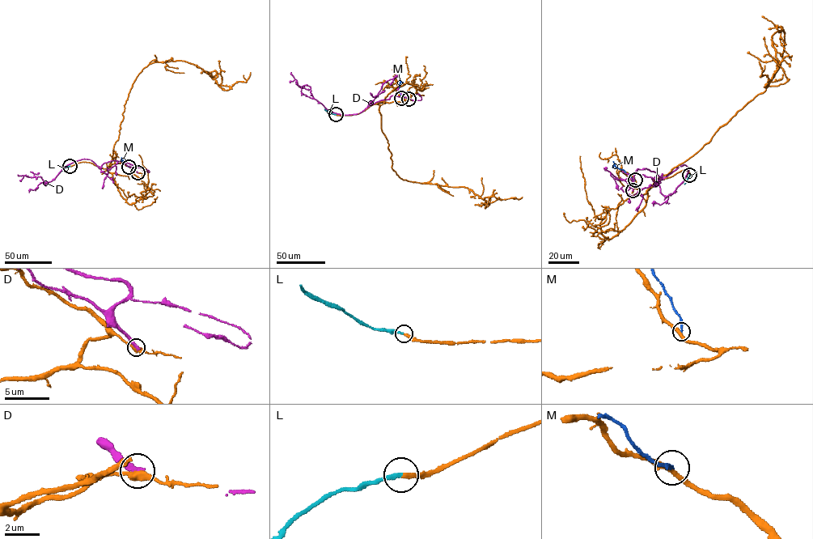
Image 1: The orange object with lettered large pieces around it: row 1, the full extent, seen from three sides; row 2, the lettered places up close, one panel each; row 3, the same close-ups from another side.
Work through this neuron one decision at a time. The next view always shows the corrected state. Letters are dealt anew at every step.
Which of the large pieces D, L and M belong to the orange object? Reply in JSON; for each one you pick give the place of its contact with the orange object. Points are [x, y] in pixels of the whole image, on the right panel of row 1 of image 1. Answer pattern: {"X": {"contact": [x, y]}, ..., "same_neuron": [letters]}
{"L": {"contact": [689, 175]}, "same_neuron": ["L"]}

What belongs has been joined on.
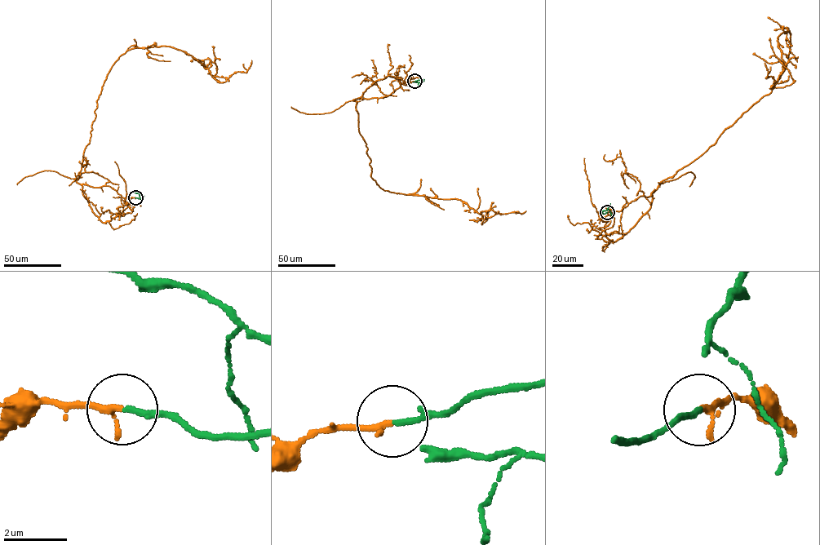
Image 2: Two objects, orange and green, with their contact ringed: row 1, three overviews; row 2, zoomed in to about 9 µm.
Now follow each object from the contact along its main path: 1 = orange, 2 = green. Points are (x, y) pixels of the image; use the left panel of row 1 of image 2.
1: (135, 197), (102, 222), (76, 181), (106, 75), (132, 48), (172, 46), (197, 59), (217, 81), (212, 46)
2: (135, 197), (144, 196), (132, 191)

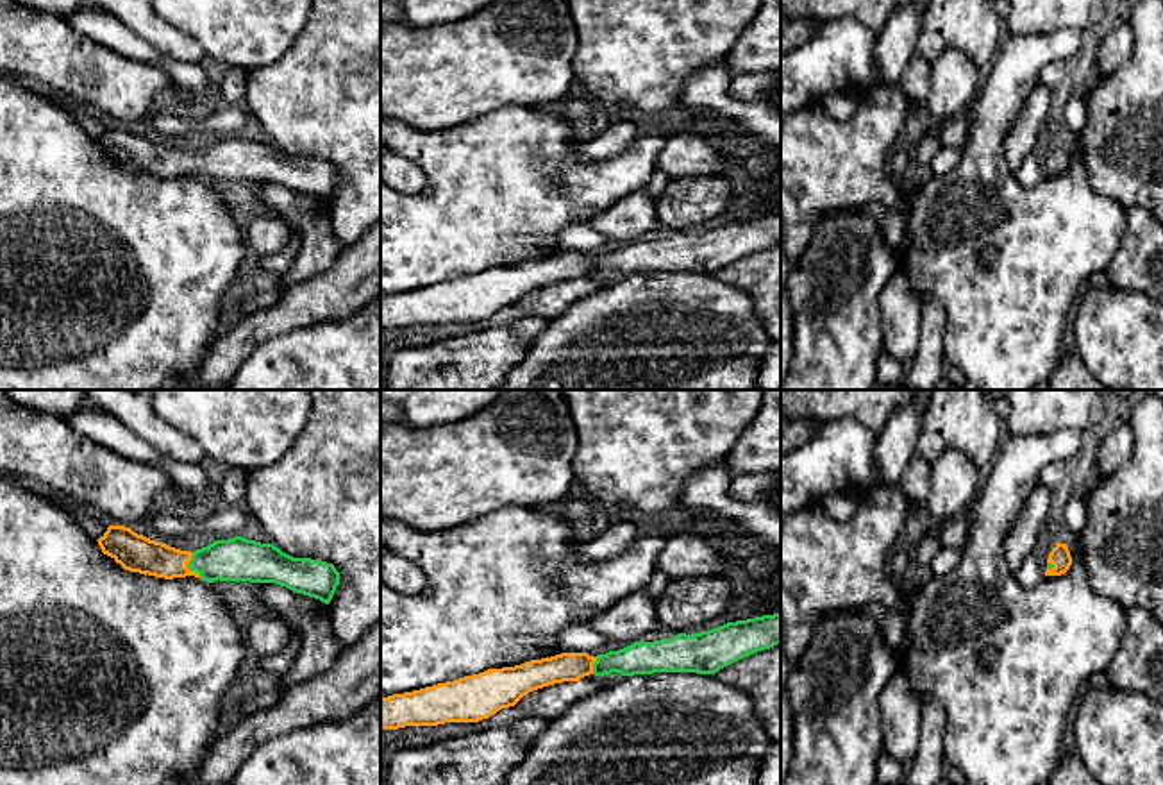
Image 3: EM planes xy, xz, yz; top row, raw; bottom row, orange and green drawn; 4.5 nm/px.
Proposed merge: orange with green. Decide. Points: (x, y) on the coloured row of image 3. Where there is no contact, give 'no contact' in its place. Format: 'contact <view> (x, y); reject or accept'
contact xy (186, 567); accept

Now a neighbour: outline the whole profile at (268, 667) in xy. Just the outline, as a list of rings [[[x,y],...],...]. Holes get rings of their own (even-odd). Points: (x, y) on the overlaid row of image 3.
[[[291,631],[289,642],[280,653],[266,658],[252,658],[247,671],[250,671],[259,681],[264,683],[286,672],[298,651],[300,651],[300,633]]]

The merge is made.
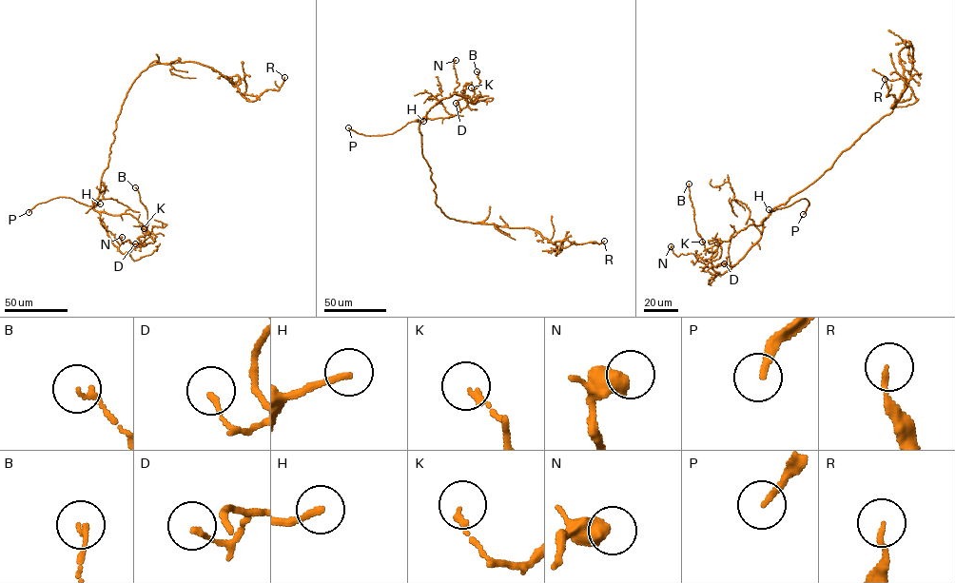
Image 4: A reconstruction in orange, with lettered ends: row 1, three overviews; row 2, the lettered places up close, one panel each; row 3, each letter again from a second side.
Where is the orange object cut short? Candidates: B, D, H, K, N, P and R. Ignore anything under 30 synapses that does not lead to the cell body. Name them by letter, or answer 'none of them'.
H, P

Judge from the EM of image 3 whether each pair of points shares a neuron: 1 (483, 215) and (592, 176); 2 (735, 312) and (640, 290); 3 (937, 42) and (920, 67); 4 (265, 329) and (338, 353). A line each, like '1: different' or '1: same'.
1: same
2: same
3: different
4: different

